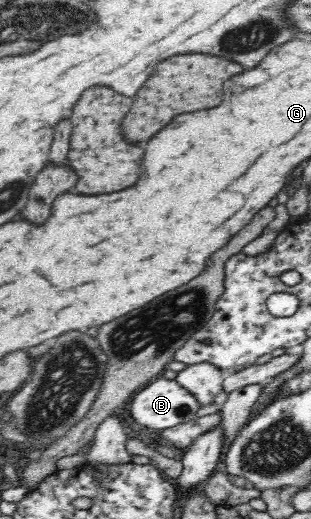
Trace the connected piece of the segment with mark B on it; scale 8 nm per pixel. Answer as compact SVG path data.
M159 378L138 390L132 416L145 427L166 430L197 418L201 402L177 380Z

